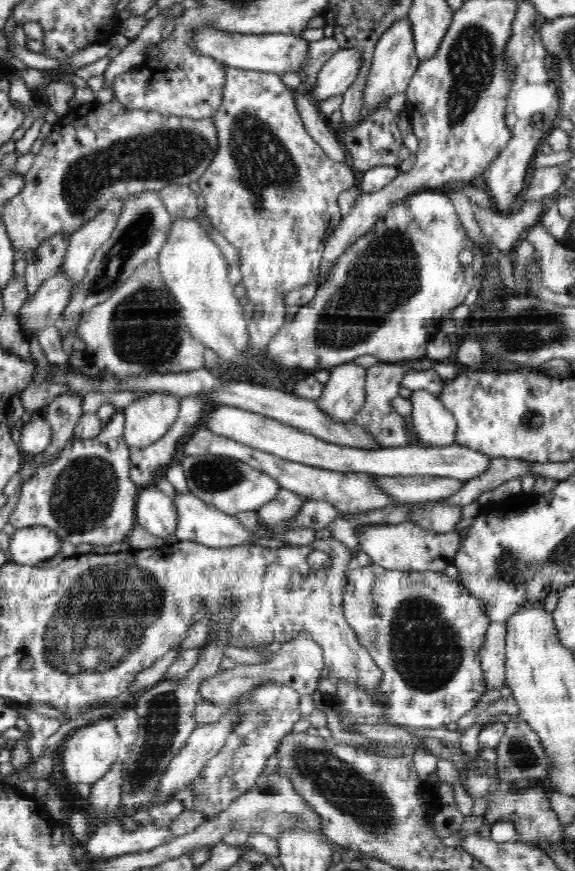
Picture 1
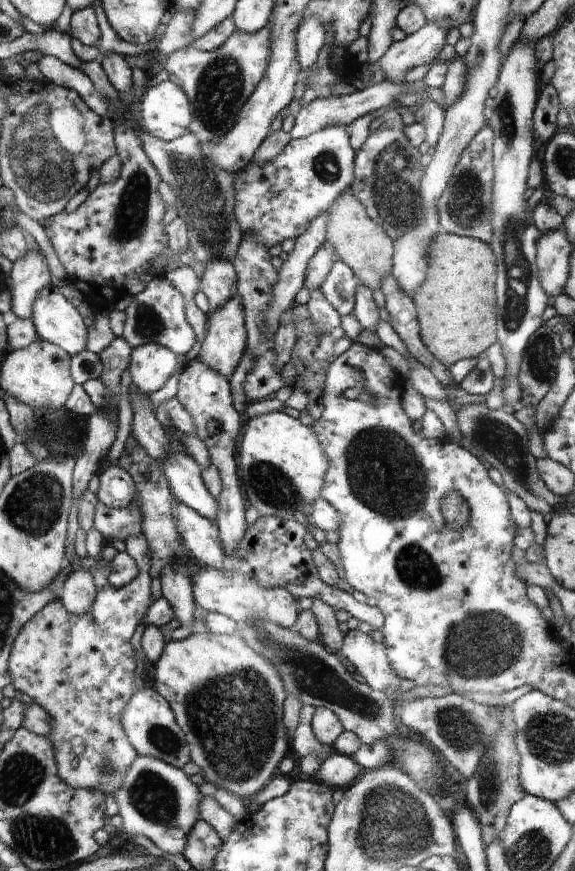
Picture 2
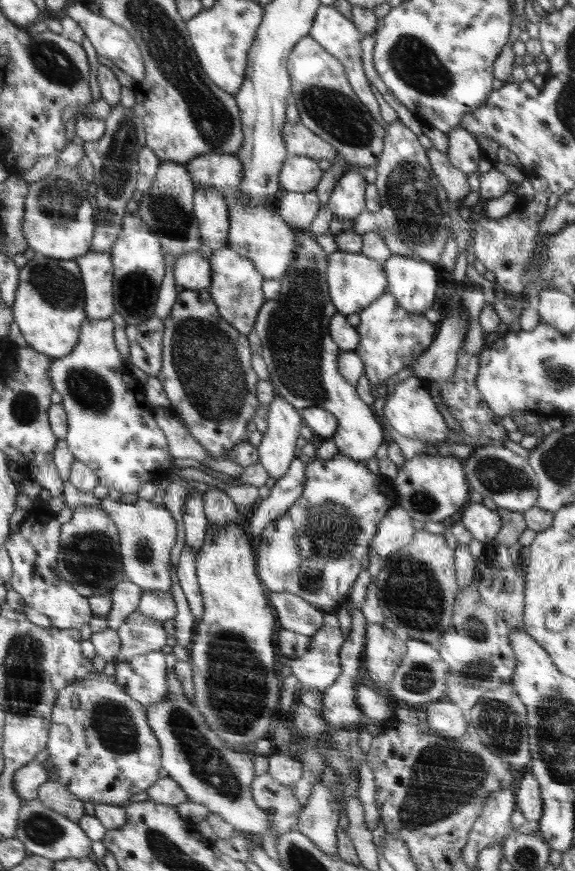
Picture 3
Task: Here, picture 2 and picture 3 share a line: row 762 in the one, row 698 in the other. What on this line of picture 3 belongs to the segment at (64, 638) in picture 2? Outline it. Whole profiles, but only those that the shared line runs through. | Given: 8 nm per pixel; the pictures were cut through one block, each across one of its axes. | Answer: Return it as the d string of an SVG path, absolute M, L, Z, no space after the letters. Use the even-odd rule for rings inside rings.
M103 673L90 674L88 677L83 678L81 681L76 681L66 689L63 689L59 694L56 704L53 706L52 712L52 728L49 729L48 740L48 754L49 757L44 762L50 770L54 780L62 783L69 791L82 798L83 801L90 801L96 803L110 803L111 805L124 805L129 802L129 798L138 794L138 792L148 791L159 779L158 772L161 768L161 748L157 739L157 735L153 733L153 727L149 725L148 715L145 713L142 704L138 703L133 696L130 696L124 688L116 681L113 676L107 676Z

